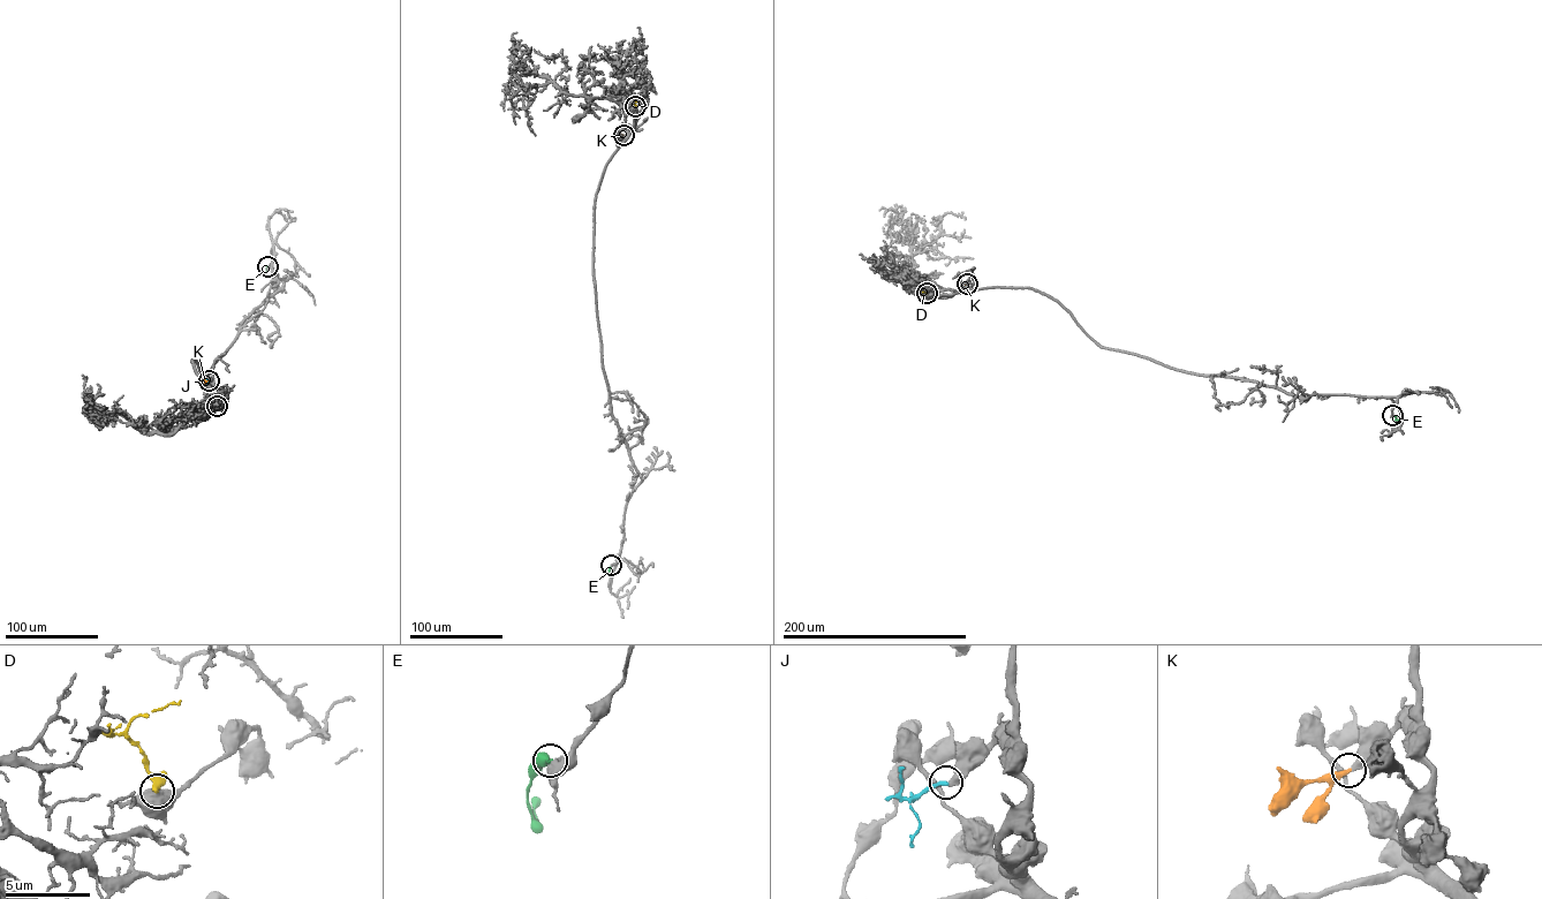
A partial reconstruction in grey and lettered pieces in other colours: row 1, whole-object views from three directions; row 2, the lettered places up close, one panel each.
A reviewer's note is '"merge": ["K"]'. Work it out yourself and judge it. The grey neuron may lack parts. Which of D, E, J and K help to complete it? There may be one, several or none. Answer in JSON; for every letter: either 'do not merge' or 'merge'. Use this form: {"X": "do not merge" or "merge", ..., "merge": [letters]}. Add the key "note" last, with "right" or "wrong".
{"D": "do not merge", "E": "do not merge", "J": "do not merge", "K": "merge", "merge": ["K"], "note": "right"}

